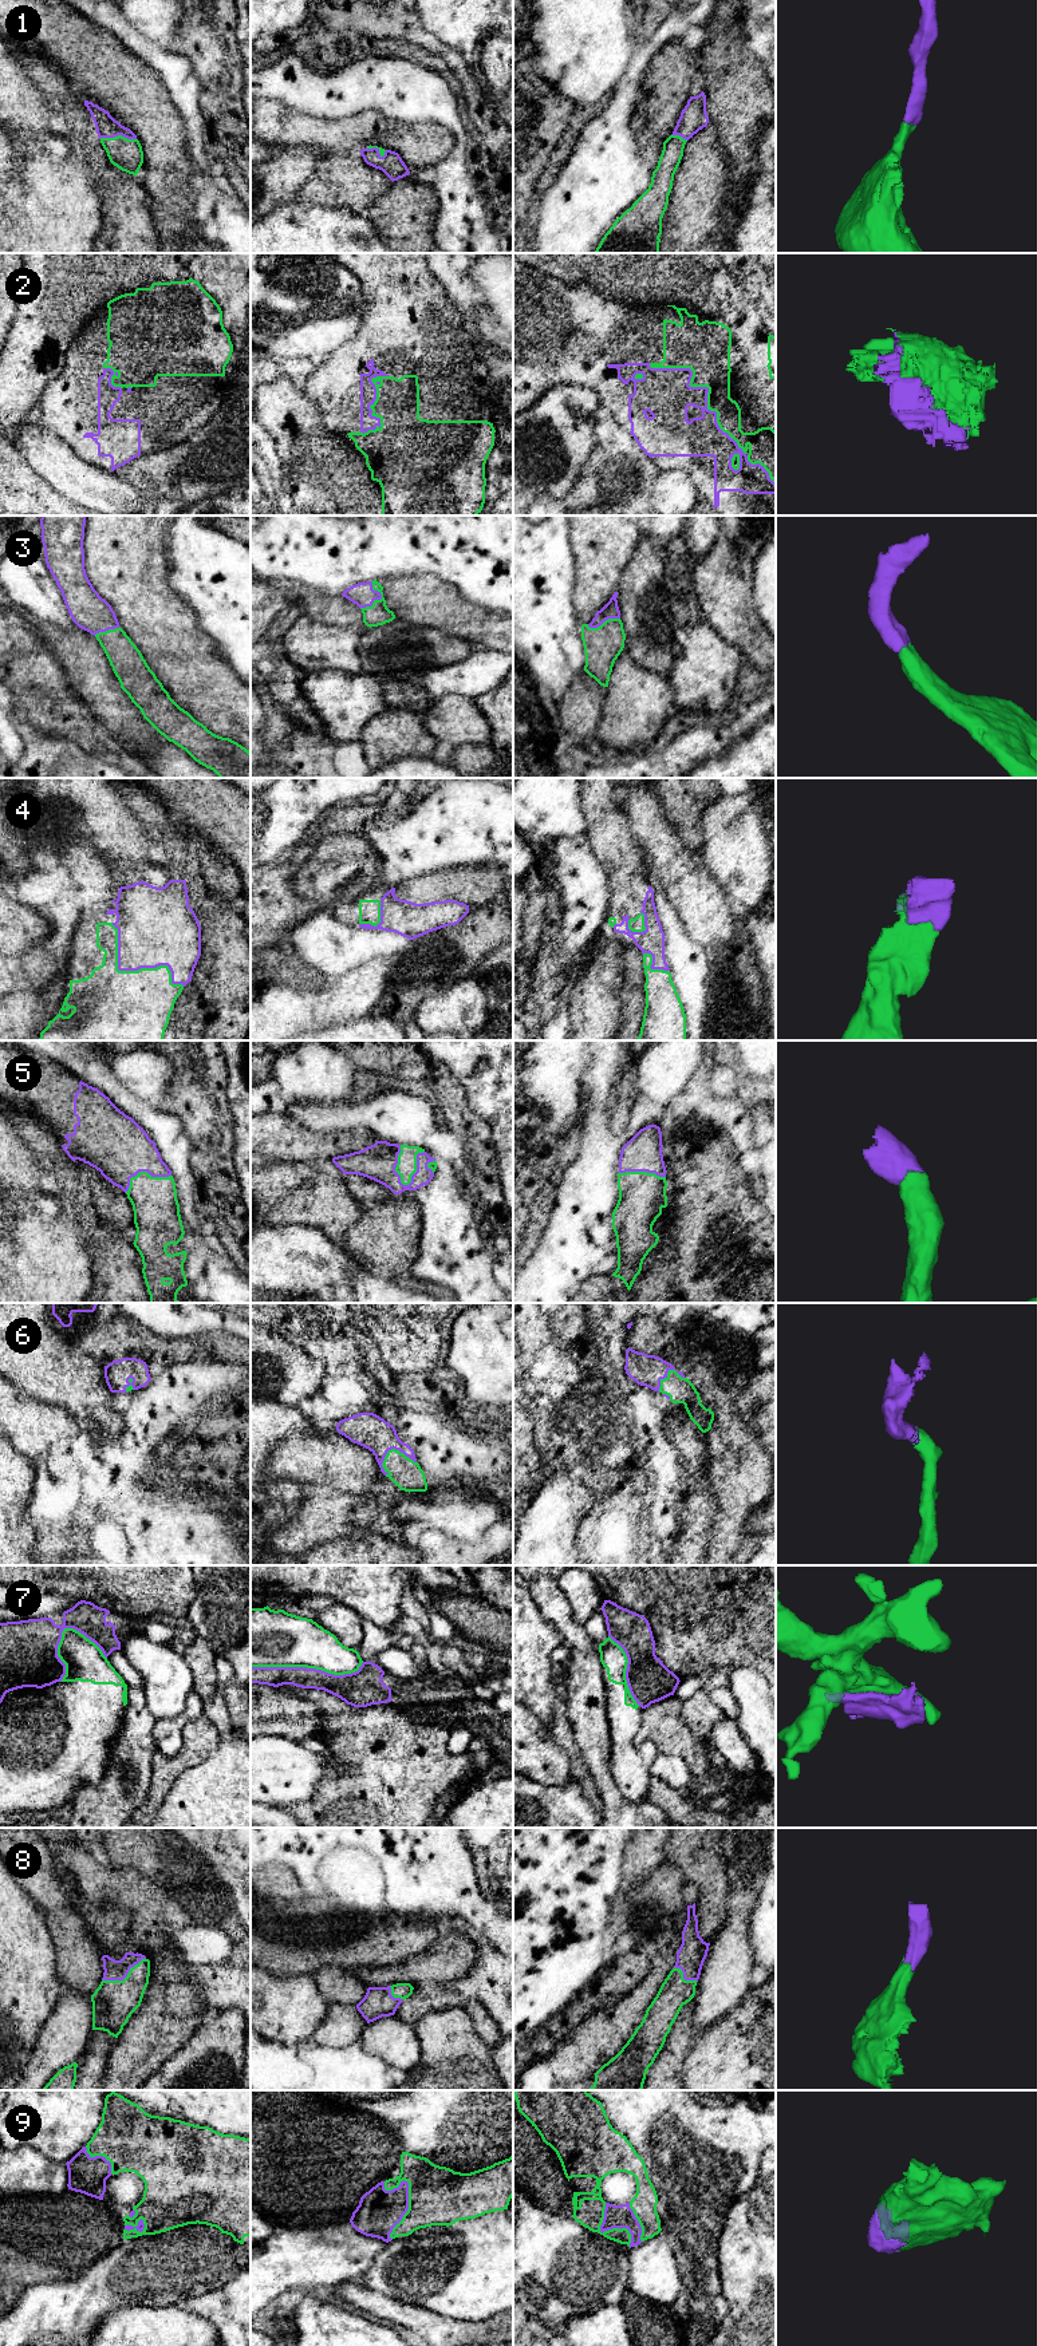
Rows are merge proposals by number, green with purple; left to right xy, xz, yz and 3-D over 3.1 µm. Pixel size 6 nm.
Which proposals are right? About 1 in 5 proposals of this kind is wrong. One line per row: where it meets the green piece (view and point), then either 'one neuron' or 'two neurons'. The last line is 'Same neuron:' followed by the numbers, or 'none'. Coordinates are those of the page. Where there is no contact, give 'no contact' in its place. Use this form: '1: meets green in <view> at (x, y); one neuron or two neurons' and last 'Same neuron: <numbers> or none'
1: meets green in xy at (118, 135); one neuron
2: meets green in yz at (708, 403); one neuron
3: meets green in xz at (381, 599); one neuron
4: meets green in xy at (134, 971); one neuron
5: meets green in xz at (416, 1168); one neuron
6: meets green in xz at (394, 1449); one neuron
7: meets green in xz at (307, 1667); two neurons
8: meets green in xy at (126, 1977); one neuron
9: meets green in xz at (407, 2210); one neuron
Same neuron: 1, 2, 3, 4, 5, 6, 8, 9

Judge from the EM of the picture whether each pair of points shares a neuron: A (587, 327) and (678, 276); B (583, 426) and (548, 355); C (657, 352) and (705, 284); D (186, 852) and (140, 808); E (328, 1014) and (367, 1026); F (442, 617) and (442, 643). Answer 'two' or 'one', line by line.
A: two
B: two
C: two
D: one
E: two
F: two

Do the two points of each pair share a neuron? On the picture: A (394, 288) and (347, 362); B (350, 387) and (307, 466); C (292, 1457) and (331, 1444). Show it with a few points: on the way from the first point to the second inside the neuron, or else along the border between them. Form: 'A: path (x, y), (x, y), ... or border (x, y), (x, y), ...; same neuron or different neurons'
A: path (394, 307), (394, 315), (366, 343); same neuron
B: border (312, 401), (322, 414), (322, 422), (332, 431); different neurons
C: path (302, 1457), (322, 1453); same neuron

